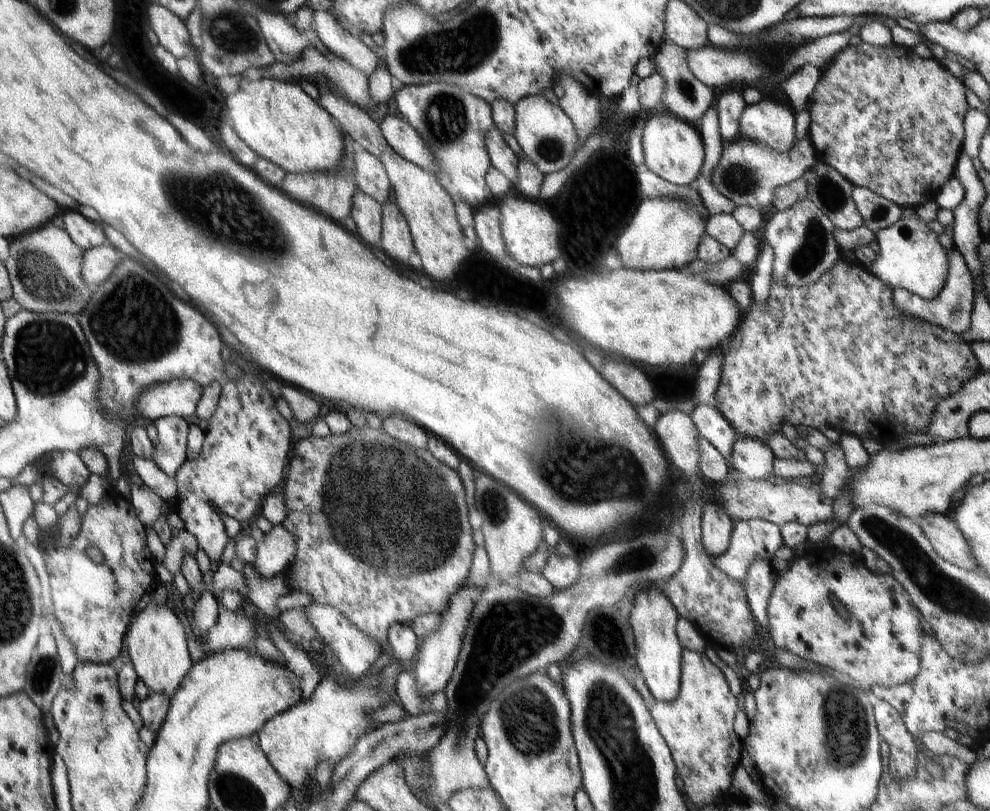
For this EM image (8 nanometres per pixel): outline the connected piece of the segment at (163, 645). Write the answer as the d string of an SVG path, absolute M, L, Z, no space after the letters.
M171 602L162 606L150 603L142 612L133 615L131 622L125 646L138 679L146 684L150 692L171 698L194 664L187 648L186 632L176 610Z

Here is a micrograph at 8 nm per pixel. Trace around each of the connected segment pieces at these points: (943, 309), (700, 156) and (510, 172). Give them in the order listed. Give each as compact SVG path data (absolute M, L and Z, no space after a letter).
M956 248L947 252L948 275L938 297L933 300L914 298L908 290L902 288L892 289L892 297L897 311L911 321L923 321L945 330L964 335L971 328L971 315L973 312L973 279L970 277L968 268Z
M652 113L644 126L642 147L644 148L644 165L664 182L674 186L692 185L704 164L704 146L696 126L683 122L672 114Z
M492 126L486 132L486 147L492 167L504 174L515 186L516 180L518 180L517 168L519 160L516 154L508 147L502 132L496 126Z

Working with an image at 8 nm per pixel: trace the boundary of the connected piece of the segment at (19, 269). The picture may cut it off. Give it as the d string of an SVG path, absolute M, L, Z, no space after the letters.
M49 222L9 243L10 257L3 264L9 275L12 297L23 310L32 313L62 312L74 316L82 312L91 292L80 274L84 251L72 242L65 230Z

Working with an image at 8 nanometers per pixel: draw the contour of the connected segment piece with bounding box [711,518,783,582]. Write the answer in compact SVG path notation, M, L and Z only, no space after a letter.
M751 519L733 522L728 550L711 558L712 564L736 581L744 582L754 560L770 560L783 546L780 527L766 520Z

